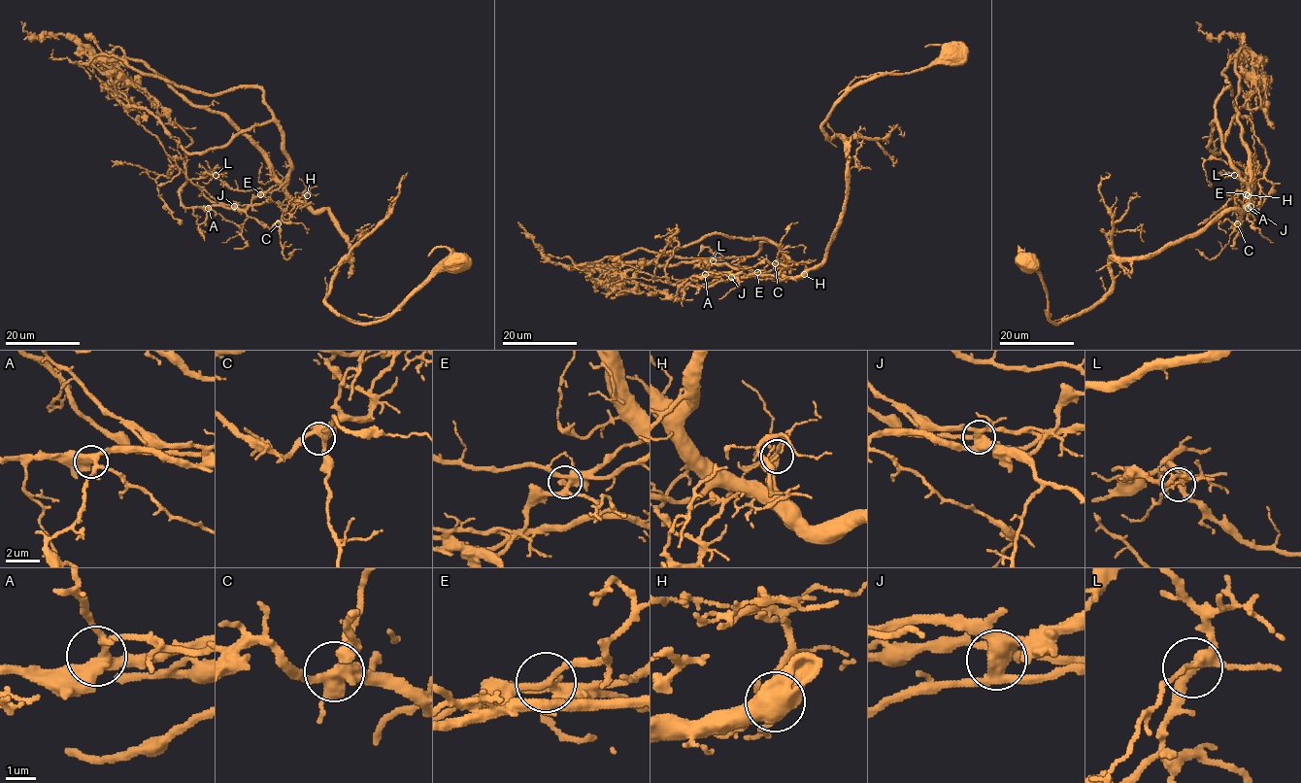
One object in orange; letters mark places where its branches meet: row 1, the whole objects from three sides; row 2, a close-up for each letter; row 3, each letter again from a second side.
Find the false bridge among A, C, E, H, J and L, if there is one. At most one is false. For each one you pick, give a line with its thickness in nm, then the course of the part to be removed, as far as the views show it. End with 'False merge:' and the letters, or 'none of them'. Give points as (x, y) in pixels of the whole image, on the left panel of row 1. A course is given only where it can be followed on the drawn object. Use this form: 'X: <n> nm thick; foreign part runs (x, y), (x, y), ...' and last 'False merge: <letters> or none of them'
J: 460 nm thick; foreign part runs (234, 206), (185, 207), (180, 189), (186, 176), (173, 166), (157, 138), (139, 125), (104, 84)
False merge: J

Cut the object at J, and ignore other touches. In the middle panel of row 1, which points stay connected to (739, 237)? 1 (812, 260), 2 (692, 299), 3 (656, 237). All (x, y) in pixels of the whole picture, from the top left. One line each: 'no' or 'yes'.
1: yes
2: yes
3: no

